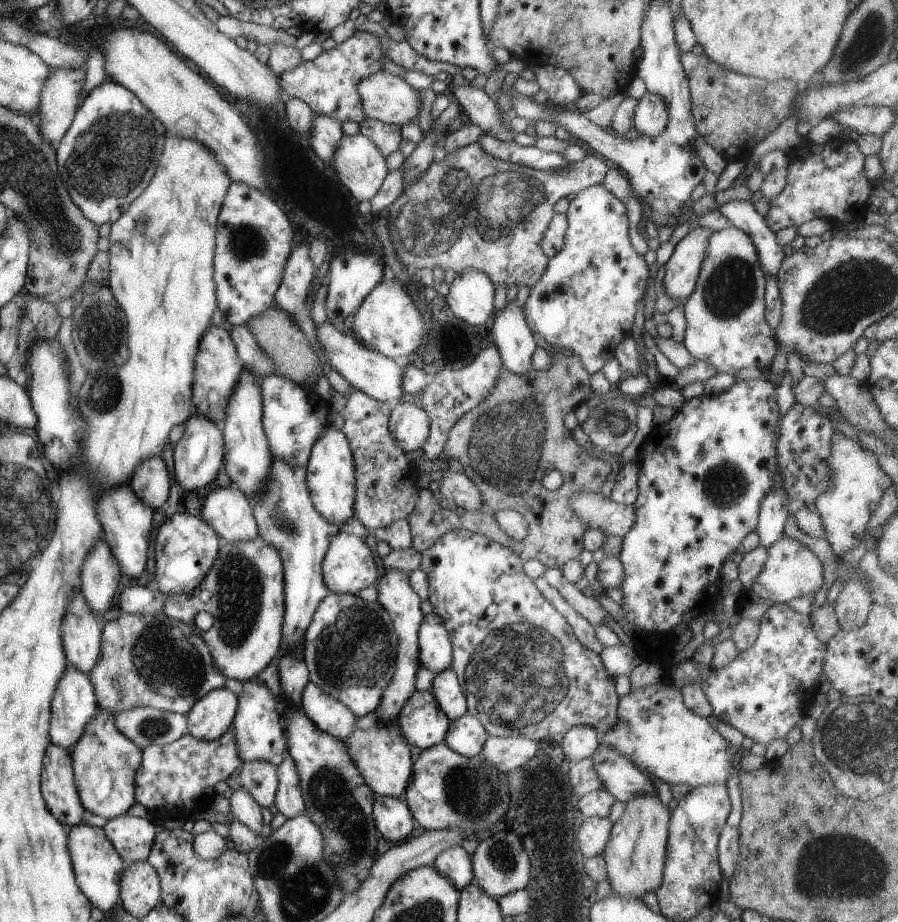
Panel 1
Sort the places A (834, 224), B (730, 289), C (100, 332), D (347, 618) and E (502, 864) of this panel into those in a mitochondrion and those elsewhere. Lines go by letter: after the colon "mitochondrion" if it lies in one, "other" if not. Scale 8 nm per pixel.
A: other
B: mitochondrion
C: mitochondrion
D: mitochondrion
E: mitochondrion

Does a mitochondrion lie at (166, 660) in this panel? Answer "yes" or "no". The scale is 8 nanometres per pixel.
yes

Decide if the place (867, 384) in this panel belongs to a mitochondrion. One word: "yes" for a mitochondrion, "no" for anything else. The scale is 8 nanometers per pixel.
no

